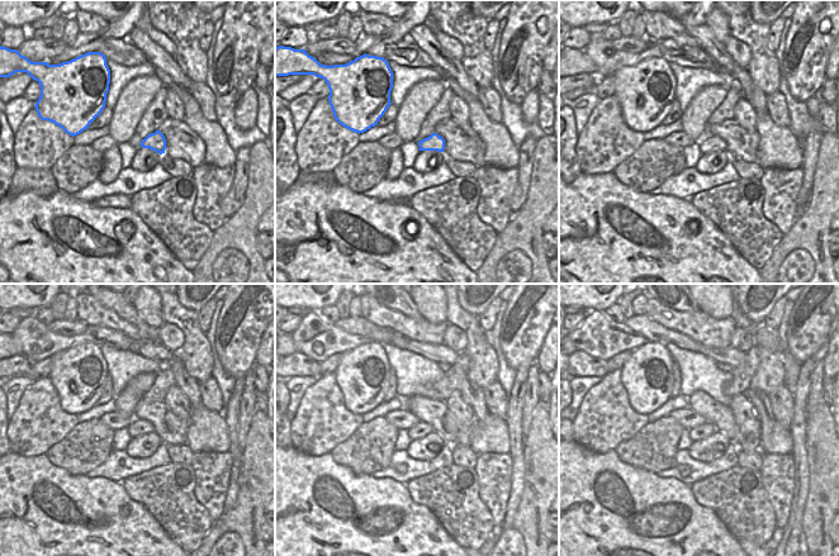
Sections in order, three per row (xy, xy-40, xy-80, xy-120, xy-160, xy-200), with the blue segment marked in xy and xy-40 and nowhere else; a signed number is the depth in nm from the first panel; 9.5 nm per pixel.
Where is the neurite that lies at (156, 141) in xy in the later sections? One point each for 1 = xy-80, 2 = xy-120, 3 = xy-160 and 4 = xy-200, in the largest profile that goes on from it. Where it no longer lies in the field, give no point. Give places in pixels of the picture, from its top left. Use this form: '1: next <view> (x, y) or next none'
1: next xy-80 (709, 143)
2: next xy-120 (138, 427)
3: next xy-160 (421, 429)
4: next xy-200 (705, 429)

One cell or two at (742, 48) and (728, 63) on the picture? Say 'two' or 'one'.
two

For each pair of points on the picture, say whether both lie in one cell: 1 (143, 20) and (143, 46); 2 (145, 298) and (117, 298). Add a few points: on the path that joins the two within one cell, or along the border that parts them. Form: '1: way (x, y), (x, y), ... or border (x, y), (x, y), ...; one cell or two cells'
1: border (136, 25), (165, 51); two cells
2: border (131, 303), (137, 314), (150, 326); two cells

